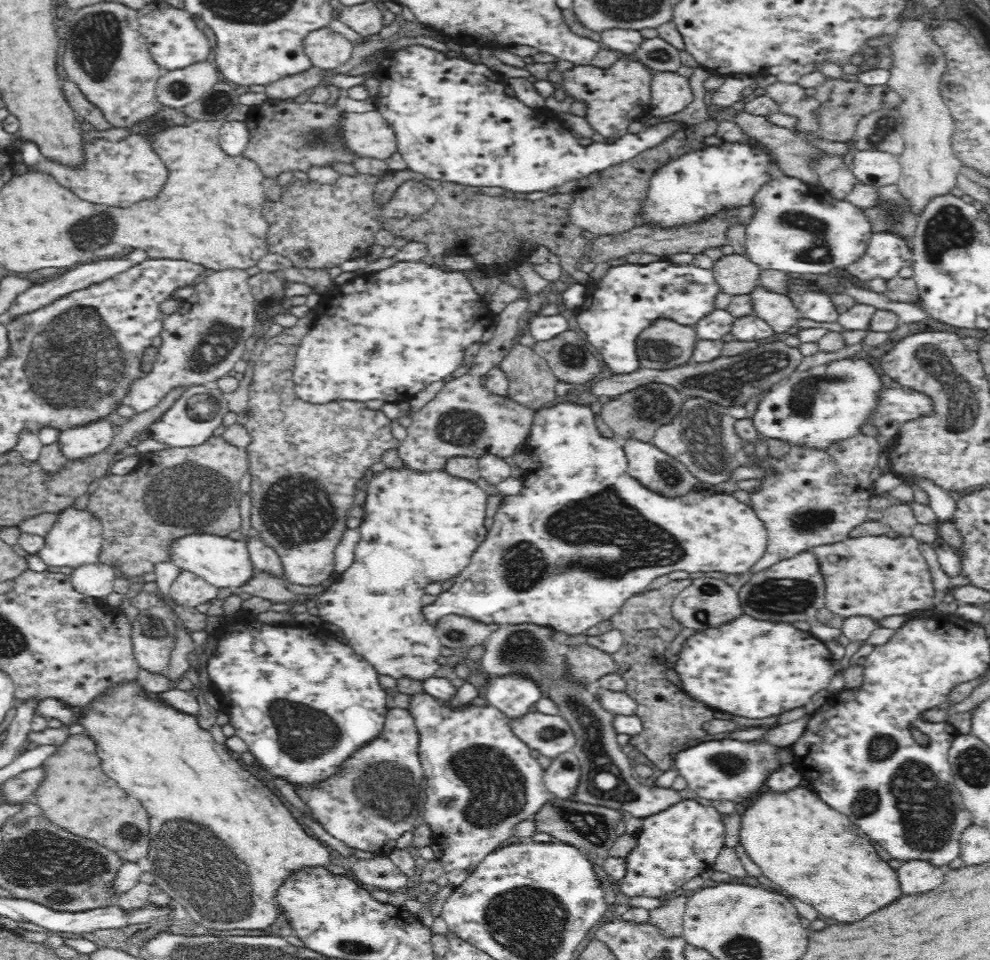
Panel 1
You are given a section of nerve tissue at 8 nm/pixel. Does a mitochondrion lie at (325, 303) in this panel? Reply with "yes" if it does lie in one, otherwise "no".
no

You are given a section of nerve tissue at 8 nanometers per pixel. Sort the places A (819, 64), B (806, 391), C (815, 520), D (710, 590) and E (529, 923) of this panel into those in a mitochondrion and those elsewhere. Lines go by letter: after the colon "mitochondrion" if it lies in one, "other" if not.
A: other
B: mitochondrion
C: mitochondrion
D: mitochondrion
E: mitochondrion

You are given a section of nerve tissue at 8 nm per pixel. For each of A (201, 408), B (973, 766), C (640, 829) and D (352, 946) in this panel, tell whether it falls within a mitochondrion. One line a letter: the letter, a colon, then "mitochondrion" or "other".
A: mitochondrion
B: mitochondrion
C: other
D: mitochondrion

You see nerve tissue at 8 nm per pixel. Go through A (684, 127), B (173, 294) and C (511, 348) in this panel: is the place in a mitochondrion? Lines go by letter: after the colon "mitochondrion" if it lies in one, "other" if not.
A: other
B: other
C: other

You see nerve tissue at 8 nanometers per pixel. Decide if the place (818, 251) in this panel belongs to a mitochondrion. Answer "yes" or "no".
yes

